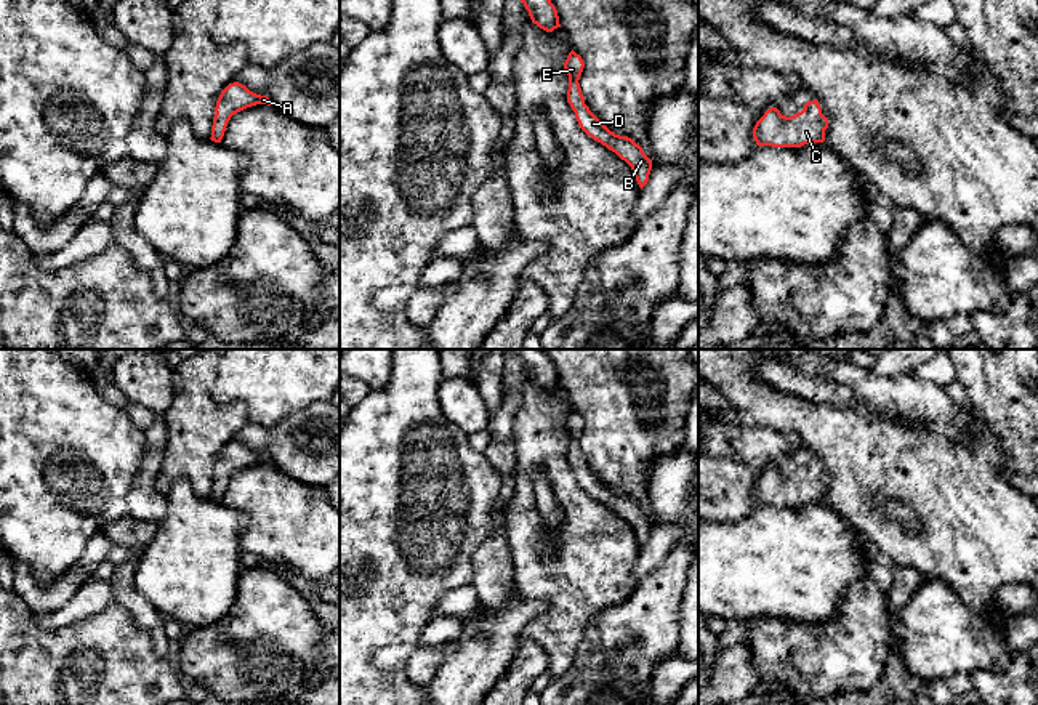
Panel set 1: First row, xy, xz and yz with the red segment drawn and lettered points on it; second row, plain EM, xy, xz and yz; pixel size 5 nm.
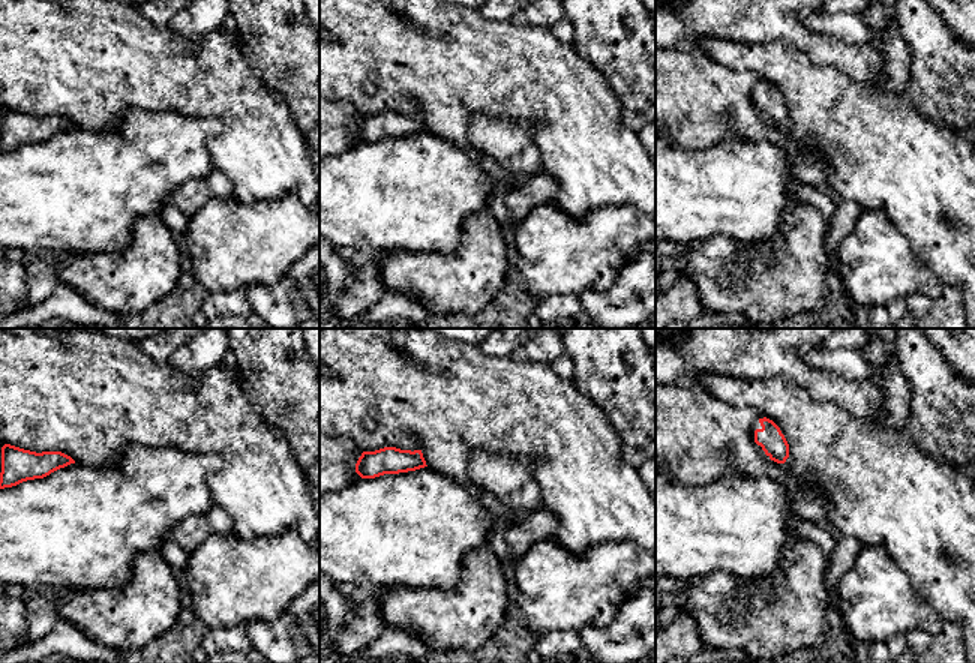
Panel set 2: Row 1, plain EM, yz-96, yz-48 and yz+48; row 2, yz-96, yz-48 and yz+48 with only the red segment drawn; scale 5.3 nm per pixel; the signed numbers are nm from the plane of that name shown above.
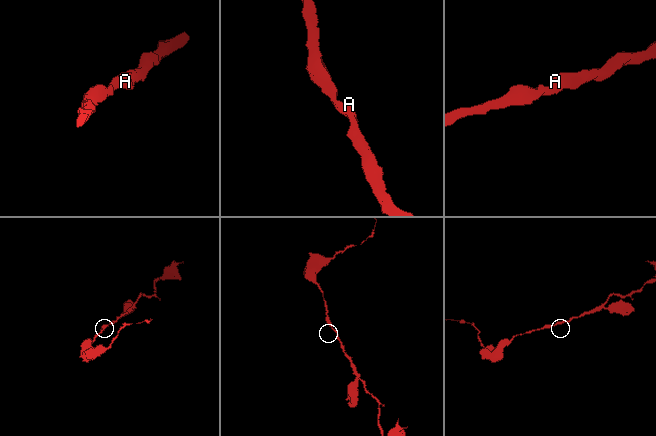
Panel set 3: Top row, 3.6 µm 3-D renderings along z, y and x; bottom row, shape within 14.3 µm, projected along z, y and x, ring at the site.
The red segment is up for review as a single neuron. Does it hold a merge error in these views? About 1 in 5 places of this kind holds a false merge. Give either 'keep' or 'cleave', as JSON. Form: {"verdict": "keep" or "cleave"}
{"verdict": "keep"}

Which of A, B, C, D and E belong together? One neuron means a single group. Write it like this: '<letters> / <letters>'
A B C D E

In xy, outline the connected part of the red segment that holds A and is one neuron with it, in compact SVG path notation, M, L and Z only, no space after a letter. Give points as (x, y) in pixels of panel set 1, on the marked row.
M234 82L229 83L219 95L215 107L213 127L211 127L211 141L221 143L227 122L231 117L247 107L256 104L268 104L271 101L268 96L256 95L250 91L245 85Z

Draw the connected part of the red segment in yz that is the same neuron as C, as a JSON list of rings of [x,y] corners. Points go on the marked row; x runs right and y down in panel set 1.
[[[817,99],[807,101],[804,109],[795,115],[782,115],[770,107],[756,122],[753,138],[756,144],[772,147],[801,147],[804,144],[823,143],[828,119],[822,114]]]

